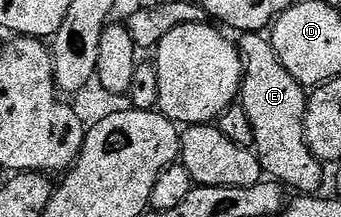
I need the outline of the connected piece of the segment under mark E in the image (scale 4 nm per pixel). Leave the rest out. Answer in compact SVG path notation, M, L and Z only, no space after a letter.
M244 32L239 35L238 49L240 51L241 58L244 59L244 79L240 85L240 97L238 99L239 105L244 107L246 116L250 116L250 124L254 127L254 153L260 160L260 169L269 179L275 180L280 183L281 186L287 188L289 191L295 192L300 196L312 196L317 193L316 190L324 182L324 170L325 167L318 161L315 156L310 152L310 148L306 144L306 132L304 131L304 117L308 111L308 99L309 95L306 93L305 87L298 84L298 80L294 80L294 76L290 76L290 72L286 72L286 68L282 68L282 60L278 60L278 52L274 52L272 47L271 37L265 36L260 32Z

